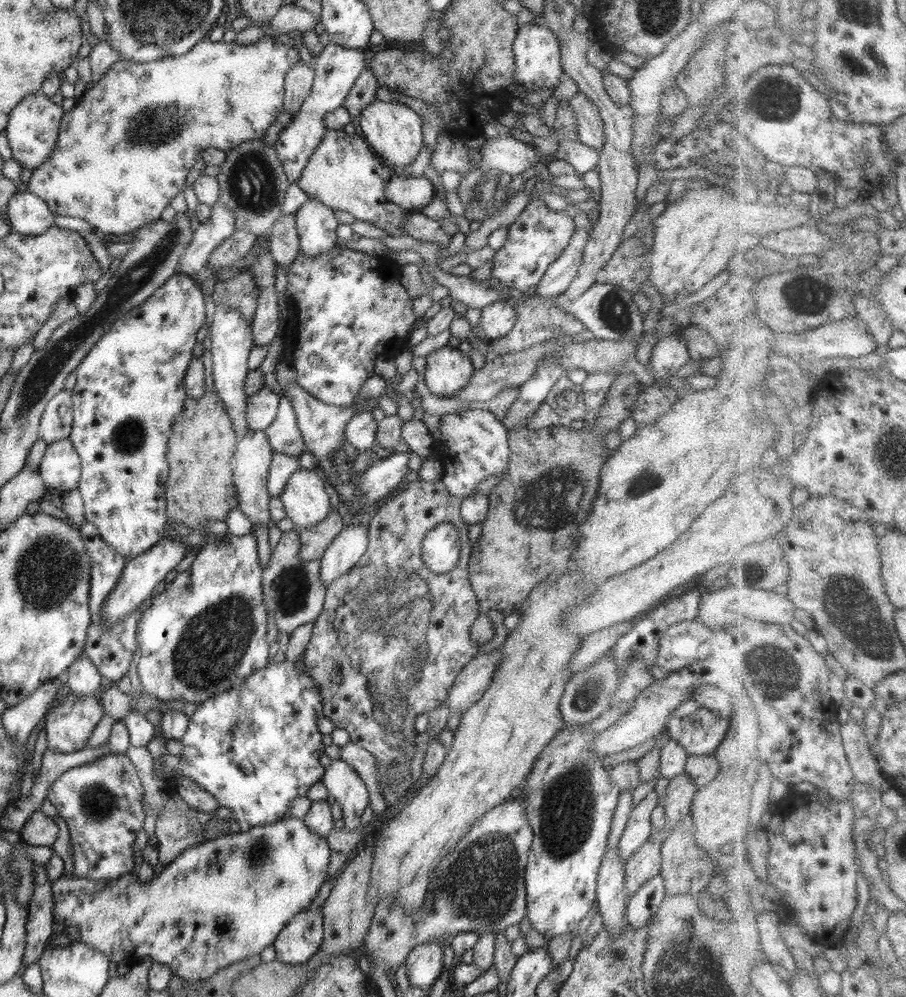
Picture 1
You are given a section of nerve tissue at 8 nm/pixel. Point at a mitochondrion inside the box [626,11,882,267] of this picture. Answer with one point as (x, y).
(777, 100)

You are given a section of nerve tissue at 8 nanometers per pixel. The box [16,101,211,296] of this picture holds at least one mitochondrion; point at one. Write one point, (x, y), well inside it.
(154, 125)

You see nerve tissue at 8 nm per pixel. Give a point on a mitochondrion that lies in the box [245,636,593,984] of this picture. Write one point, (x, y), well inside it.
(481, 885)

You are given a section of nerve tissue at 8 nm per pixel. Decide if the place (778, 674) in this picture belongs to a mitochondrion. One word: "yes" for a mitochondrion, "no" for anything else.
yes

